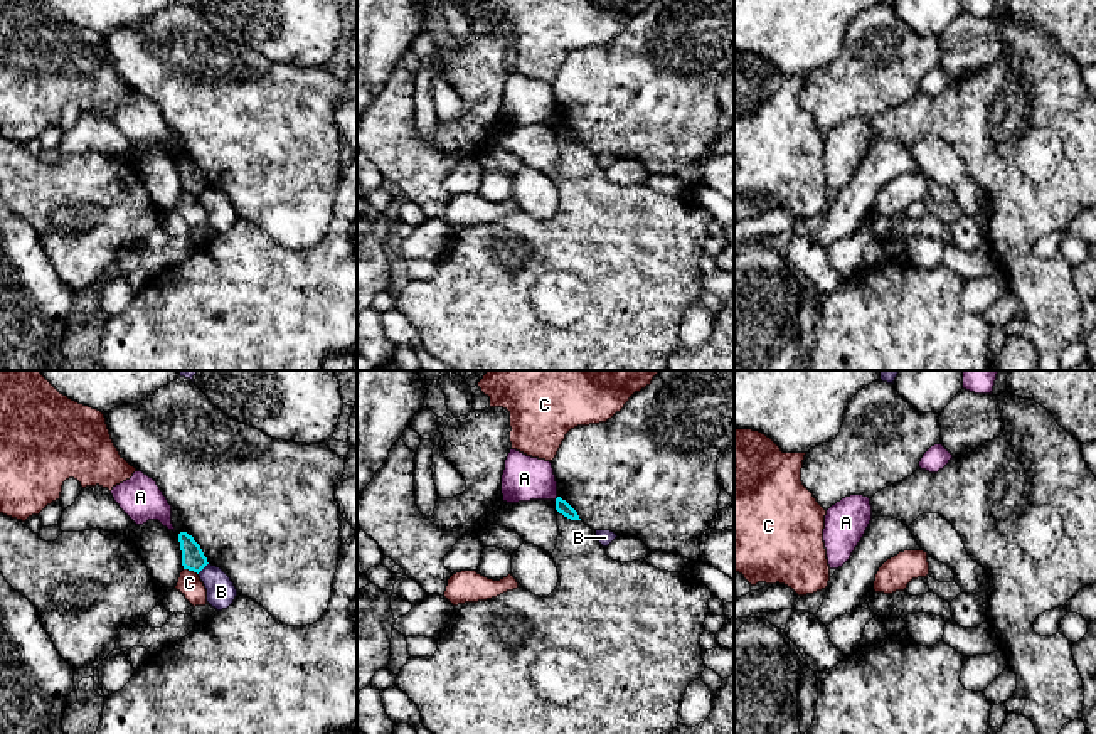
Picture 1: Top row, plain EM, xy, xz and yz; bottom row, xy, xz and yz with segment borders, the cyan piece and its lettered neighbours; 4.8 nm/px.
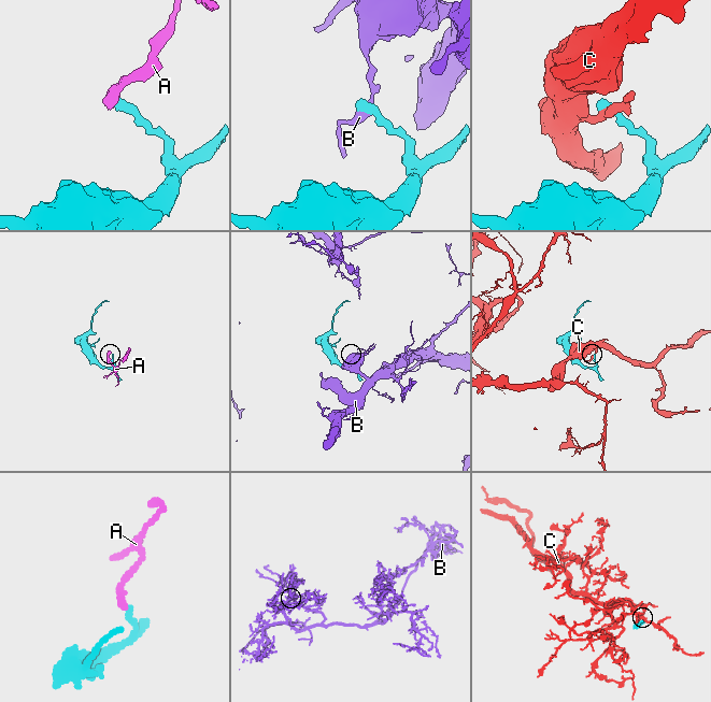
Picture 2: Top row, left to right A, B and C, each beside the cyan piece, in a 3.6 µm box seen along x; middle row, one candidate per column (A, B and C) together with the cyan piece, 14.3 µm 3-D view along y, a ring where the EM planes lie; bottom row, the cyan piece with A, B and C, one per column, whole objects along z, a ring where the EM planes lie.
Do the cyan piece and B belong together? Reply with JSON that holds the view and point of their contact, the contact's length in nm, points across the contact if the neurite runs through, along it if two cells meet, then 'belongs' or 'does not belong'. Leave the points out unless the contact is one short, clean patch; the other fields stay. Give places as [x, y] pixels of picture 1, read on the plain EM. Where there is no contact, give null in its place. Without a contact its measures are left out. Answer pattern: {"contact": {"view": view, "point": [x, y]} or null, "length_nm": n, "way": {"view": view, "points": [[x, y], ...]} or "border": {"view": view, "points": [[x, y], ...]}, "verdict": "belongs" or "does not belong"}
{"contact": {"view": "xy", "point": [202, 191]}, "length_nm": 80, "border": {"view": "xy", "points": [[207, 186], [197, 196]]}, "verdict": "does not belong"}

